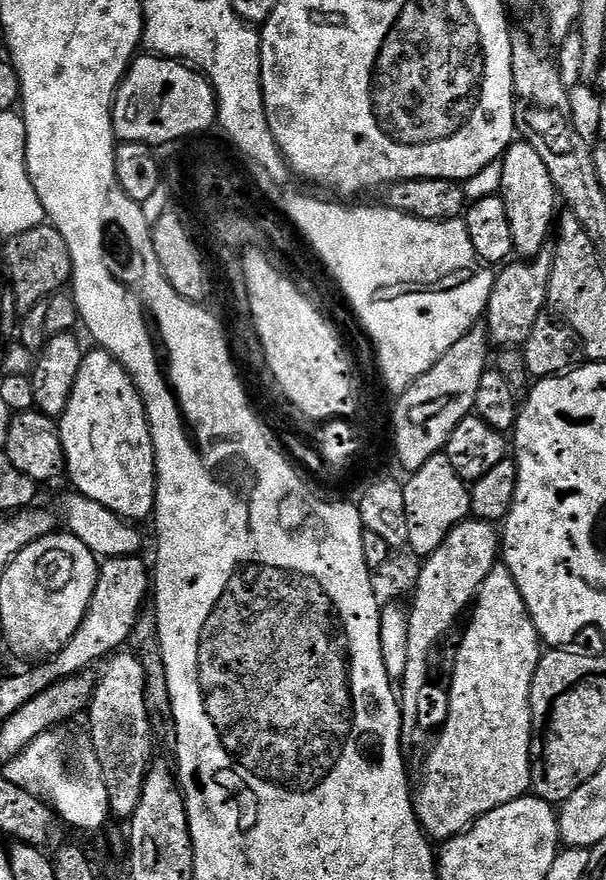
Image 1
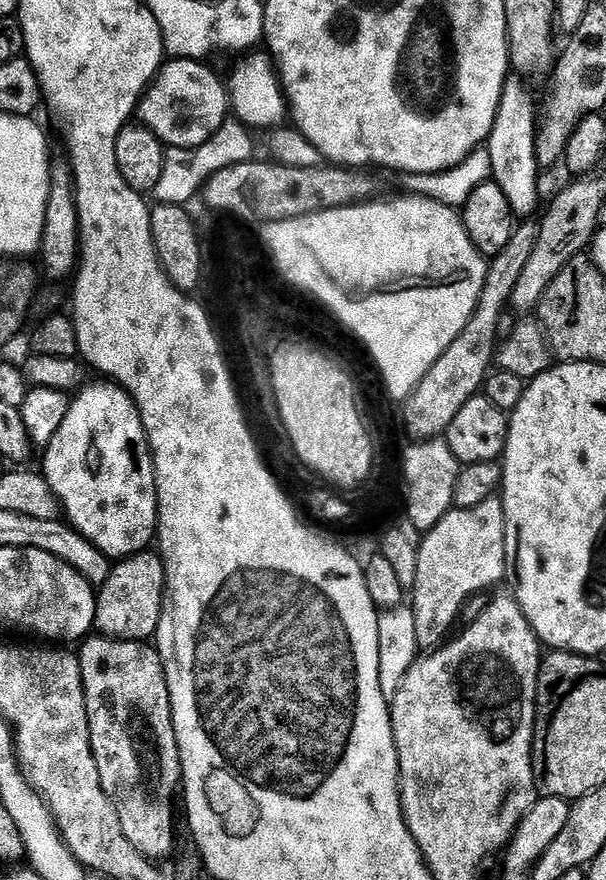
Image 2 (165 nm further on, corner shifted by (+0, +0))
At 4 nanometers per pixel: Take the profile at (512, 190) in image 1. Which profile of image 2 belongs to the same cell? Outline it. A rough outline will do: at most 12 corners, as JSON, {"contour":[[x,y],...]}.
{"contour":[[504,82],[486,147],[513,213],[540,200],[538,106]]}

